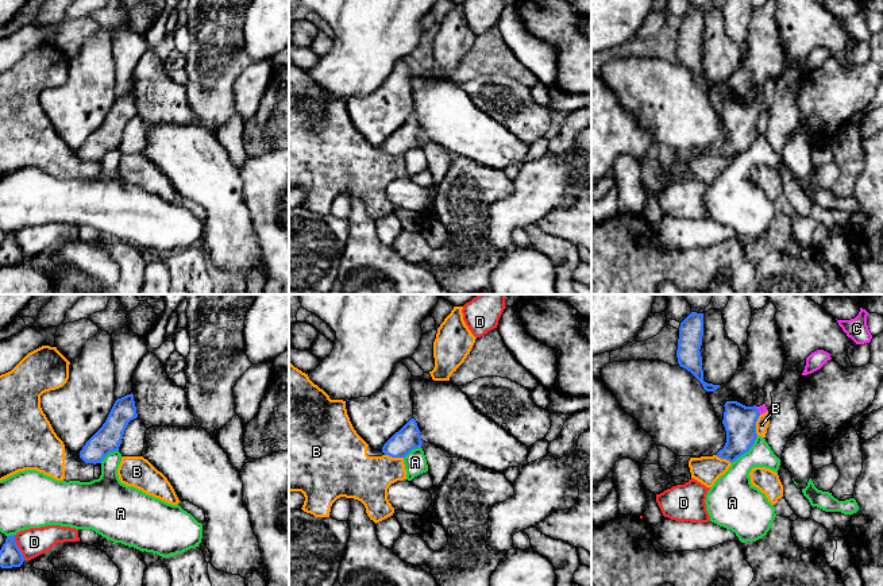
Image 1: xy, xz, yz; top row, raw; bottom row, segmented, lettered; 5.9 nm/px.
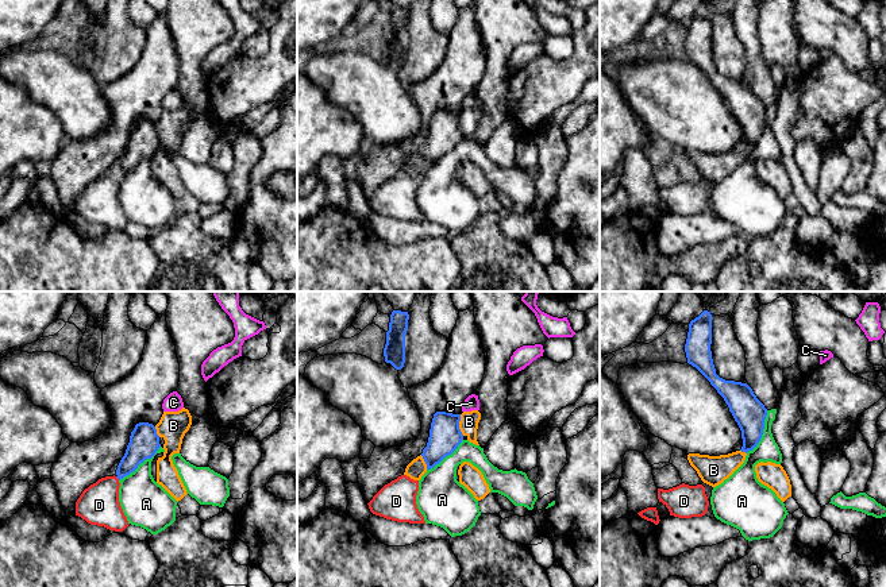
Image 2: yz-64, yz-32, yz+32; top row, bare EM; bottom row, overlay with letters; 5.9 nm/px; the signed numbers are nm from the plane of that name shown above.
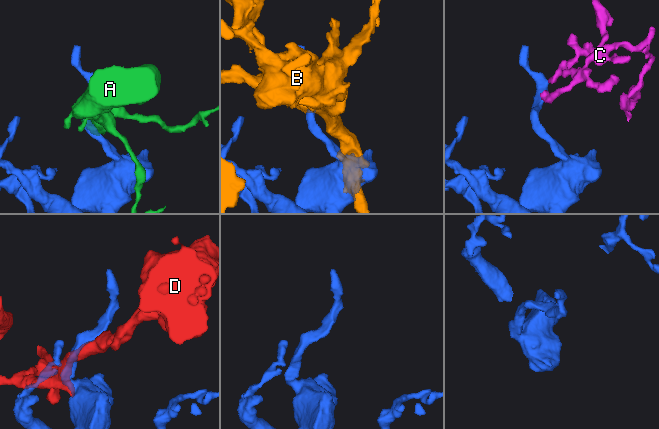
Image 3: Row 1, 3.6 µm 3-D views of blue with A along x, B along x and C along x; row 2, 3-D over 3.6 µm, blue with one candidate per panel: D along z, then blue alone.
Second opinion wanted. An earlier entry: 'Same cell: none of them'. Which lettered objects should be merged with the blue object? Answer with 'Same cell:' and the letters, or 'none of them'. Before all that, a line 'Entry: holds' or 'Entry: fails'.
Entry: fails
Same cell: C

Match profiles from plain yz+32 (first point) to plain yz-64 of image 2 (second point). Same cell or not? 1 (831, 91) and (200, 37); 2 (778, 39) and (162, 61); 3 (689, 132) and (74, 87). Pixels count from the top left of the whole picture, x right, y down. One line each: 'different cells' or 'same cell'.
1: different cells
2: same cell
3: same cell

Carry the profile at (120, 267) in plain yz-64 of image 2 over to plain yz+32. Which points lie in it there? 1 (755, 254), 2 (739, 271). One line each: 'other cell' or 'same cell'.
1: other cell
2: other cell

